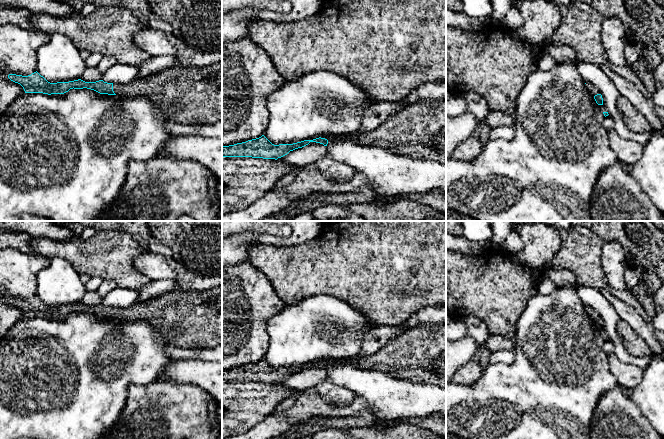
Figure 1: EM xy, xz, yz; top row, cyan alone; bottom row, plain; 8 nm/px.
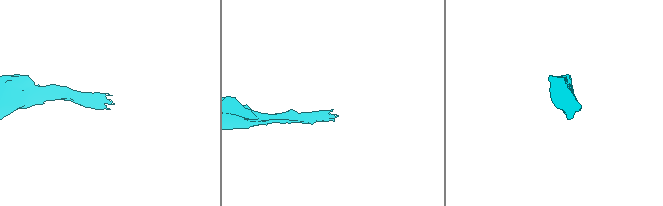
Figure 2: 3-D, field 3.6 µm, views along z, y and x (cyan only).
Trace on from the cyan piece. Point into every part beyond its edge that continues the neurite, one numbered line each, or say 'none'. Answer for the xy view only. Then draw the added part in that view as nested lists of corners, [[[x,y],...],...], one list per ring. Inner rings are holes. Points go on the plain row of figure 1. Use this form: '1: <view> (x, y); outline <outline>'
1: xy (198, 314); outline [[[222,286],[203,291],[176,289],[127,308],[113,308],[118,320],[144,320],[163,331],[167,341],[181,348],[214,348],[222,344]]]

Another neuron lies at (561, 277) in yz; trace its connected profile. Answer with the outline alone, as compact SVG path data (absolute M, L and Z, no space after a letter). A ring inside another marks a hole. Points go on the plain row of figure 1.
M551 262L545 264L543 276L552 280L557 287L566 286L575 290L581 287L572 272L557 268Z

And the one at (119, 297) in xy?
M116 287L102 297L101 304L113 308L127 308L139 302L139 292L128 288Z

